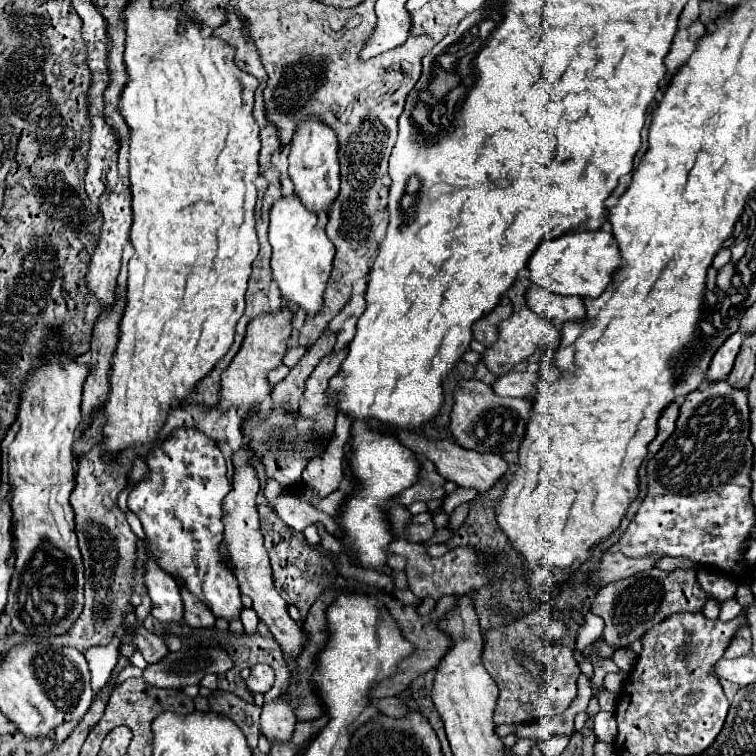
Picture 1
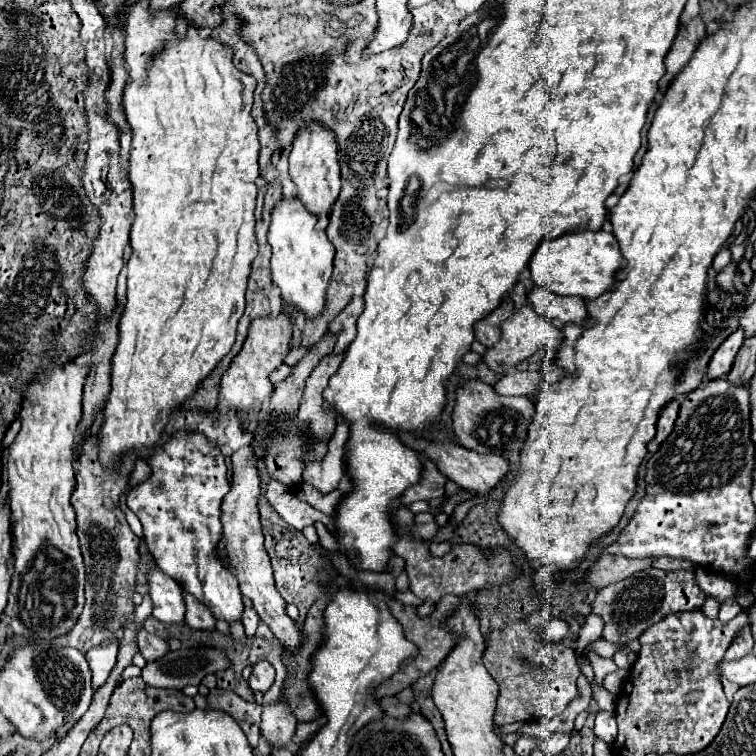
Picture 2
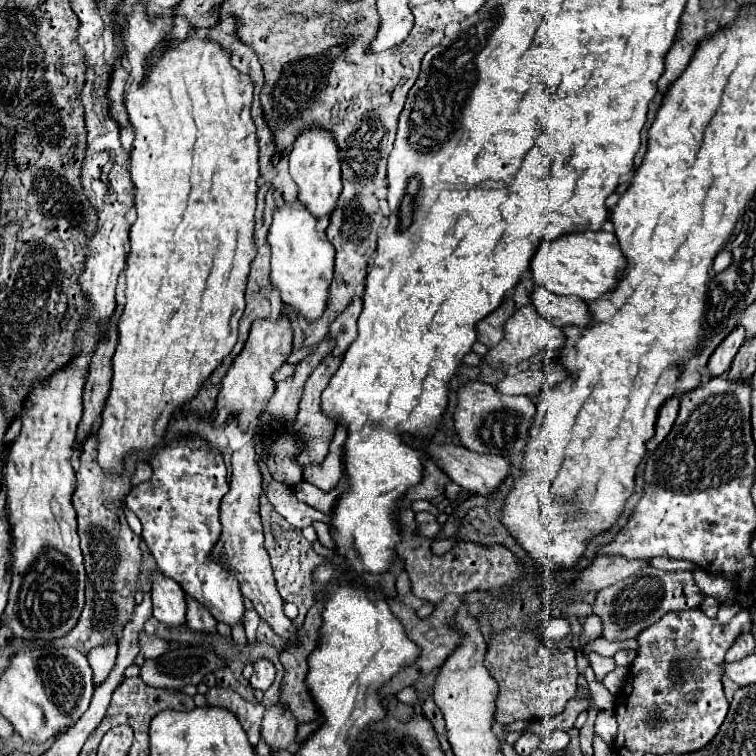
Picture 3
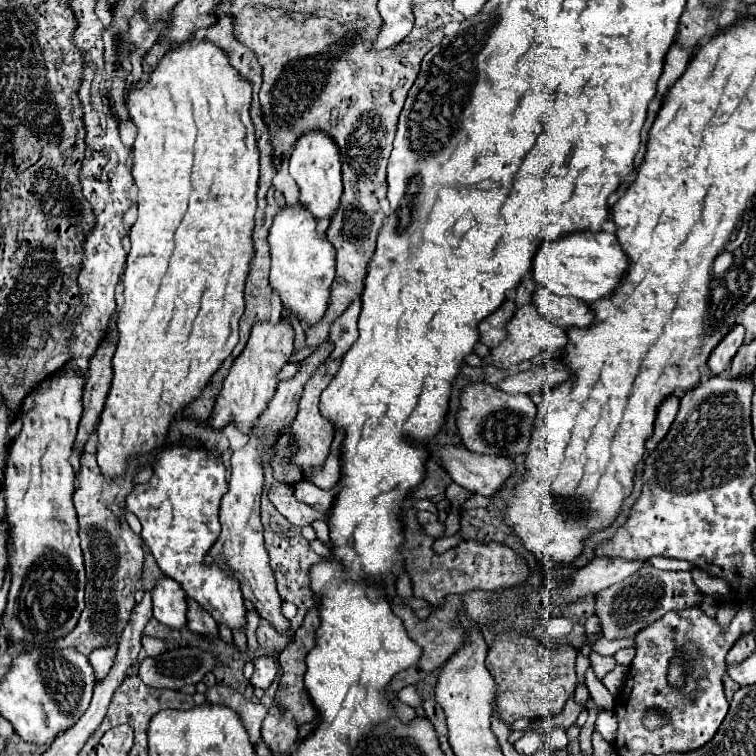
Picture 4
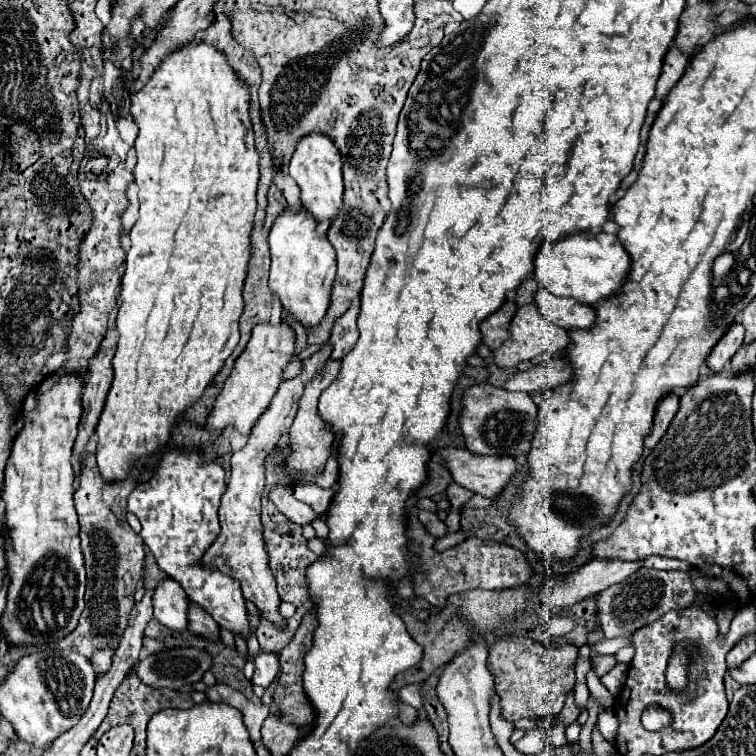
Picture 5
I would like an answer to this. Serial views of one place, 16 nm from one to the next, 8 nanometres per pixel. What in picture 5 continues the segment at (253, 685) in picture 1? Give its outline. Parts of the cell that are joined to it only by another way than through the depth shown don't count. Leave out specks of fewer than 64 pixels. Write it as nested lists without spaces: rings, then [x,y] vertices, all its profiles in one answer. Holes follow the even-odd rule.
[[[272,652],[260,654],[260,656],[256,656],[254,664],[256,664],[256,670],[254,670],[254,676],[252,676],[252,684],[268,688],[274,682],[278,668],[280,668],[278,654],[272,654]]]

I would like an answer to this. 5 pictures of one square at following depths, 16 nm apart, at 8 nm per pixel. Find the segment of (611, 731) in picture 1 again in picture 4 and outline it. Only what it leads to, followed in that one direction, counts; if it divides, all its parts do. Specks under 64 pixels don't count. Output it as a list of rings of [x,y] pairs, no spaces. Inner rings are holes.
[[[600,710],[600,712],[598,712],[596,732],[598,732],[608,744],[614,742],[614,738],[616,738],[616,716],[614,716],[612,710]]]

